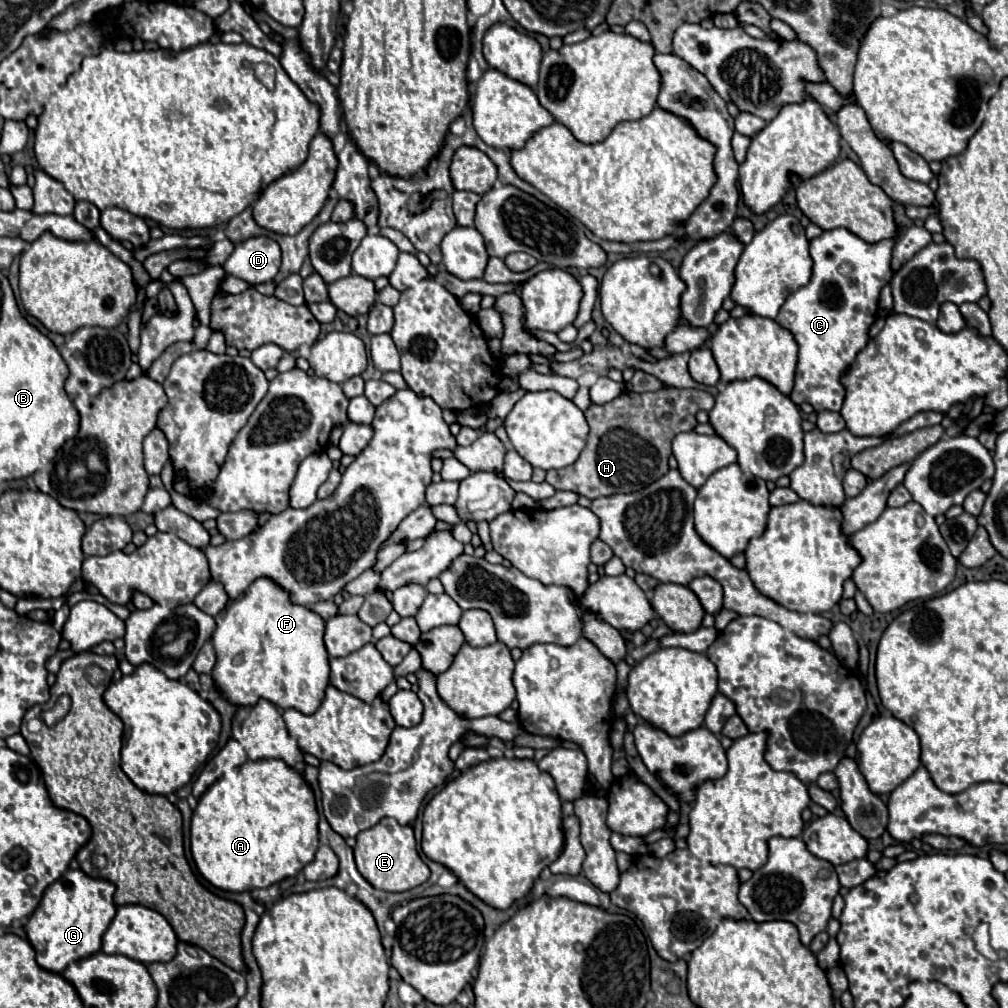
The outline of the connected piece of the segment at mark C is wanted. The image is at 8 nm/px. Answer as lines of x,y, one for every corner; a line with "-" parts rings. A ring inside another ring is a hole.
845,228
837,230
827,230
819,238
811,240
811,258
813,258
813,276
807,286
799,288
797,292
789,294
785,304
781,306
777,314
777,322
787,328
793,336
795,342
799,344
799,360
797,360
797,370
795,370
795,388
789,394
789,398
795,404
809,402
815,412
831,410
839,412
845,400
845,386
841,384
841,378
847,374
849,366
855,364
857,354
869,344
869,328
875,322
877,310
879,310
879,292
883,284
891,280
891,250
895,246
895,240
883,240
879,244
867,244
861,238
853,236
-
841,262
851,262
857,270
853,274
843,276
839,274
839,264

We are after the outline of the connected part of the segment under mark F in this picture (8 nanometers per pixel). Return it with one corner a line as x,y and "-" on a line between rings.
257,578
241,600
229,600
223,612
215,618
217,628
213,632
213,646
217,652
217,664
213,668
213,680
217,688
233,704
255,704
259,698
273,702
279,708
295,708
303,714
315,712
323,700
325,686
329,682
329,662
323,644
325,622
313,610
293,604
287,590
275,584
271,578

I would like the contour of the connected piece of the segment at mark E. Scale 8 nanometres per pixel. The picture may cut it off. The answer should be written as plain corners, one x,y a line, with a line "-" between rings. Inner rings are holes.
383,818
373,828
367,828
357,834
357,844
353,848
355,862
363,878
385,892
405,892
429,878
429,868
421,860
411,826
401,826
391,818

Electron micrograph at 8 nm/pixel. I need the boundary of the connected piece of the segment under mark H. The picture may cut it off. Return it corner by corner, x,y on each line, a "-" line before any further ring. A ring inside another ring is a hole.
679,388
651,392
651,400
647,394
643,398
631,392
623,392
613,402
591,404
585,410
585,418
591,428
585,450
575,464
561,470
549,470
547,482
555,490
569,490
591,500
637,492
659,480
669,470
667,458
671,454
673,438
679,432
695,430
695,414
699,410
709,412
711,408
713,396
709,392

